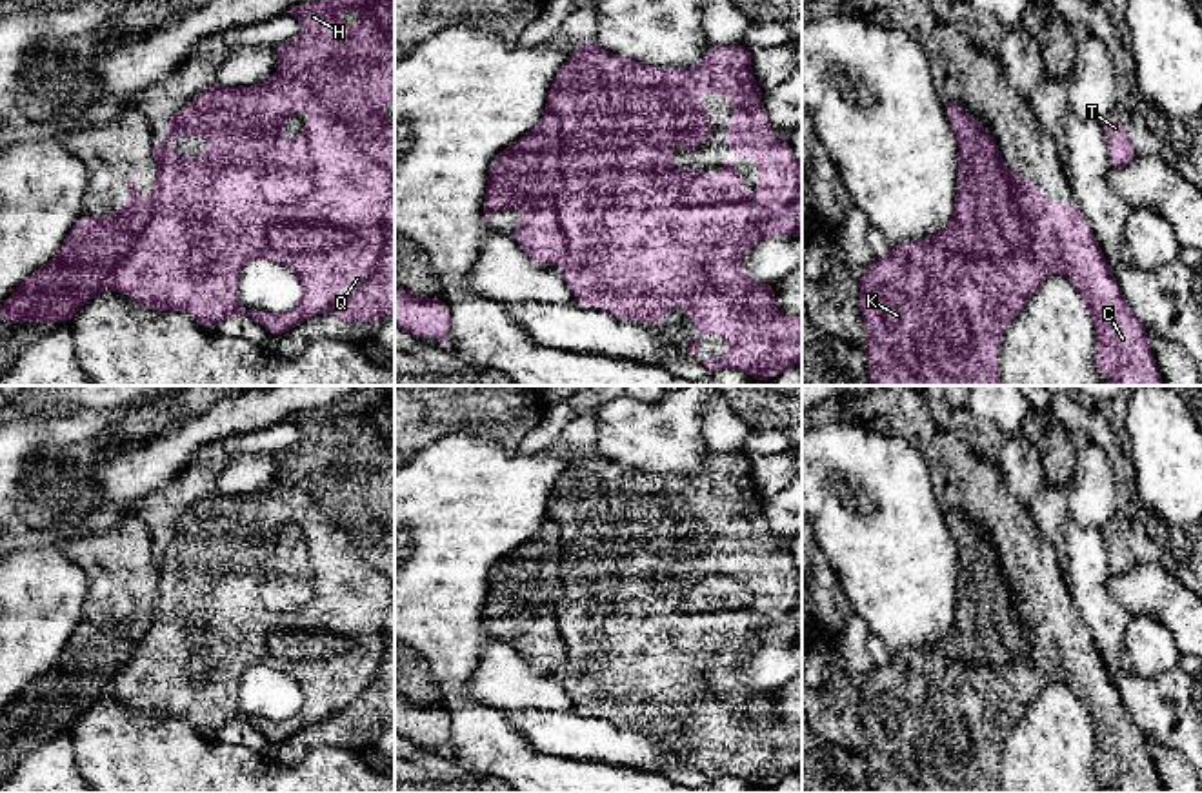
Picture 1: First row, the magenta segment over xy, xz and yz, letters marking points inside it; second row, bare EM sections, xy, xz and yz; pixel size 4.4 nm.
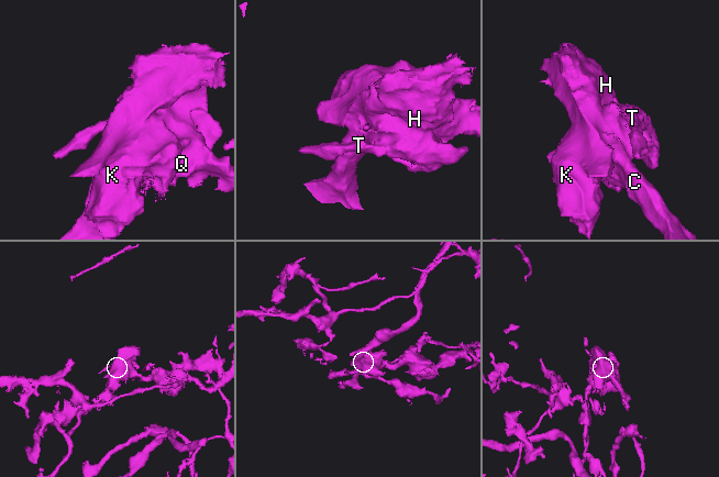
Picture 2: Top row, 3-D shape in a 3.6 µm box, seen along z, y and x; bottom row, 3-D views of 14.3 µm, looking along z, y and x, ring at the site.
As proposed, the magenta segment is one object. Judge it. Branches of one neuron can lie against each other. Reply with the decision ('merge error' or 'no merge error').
merge error

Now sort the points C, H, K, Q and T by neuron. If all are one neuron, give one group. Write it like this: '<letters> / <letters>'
C / H K Q T

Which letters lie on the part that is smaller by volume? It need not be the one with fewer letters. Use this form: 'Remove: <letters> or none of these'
Remove: C

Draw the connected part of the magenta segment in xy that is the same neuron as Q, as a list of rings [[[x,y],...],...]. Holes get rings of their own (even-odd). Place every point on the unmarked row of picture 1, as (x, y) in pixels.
[[[389,387],[360,389],[346,395],[324,409],[307,409],[291,415],[295,426],[304,431],[304,438],[287,449],[276,451],[278,480],[267,489],[249,495],[225,495],[218,487],[205,495],[193,506],[180,520],[173,522],[167,529],[167,540],[162,549],[153,557],[156,569],[156,587],[153,591],[151,606],[145,609],[147,624],[140,627],[140,638],[131,640],[120,626],[113,626],[111,620],[104,624],[80,624],[71,635],[69,642],[58,655],[56,662],[40,677],[31,680],[2,711],[0,729],[55,729],[69,731],[76,718],[91,706],[104,698],[125,700],[133,709],[151,718],[184,718],[195,731],[204,733],[207,738],[215,738],[216,731],[233,726],[245,724],[258,729],[267,737],[271,744],[282,744],[289,737],[304,731],[306,728],[333,718],[336,729],[375,729],[382,731],[389,718],[395,715],[395,540],[389,533],[389,520],[386,511],[395,507],[395,395],[389,395]],[[342,417],[353,417],[360,422],[360,429],[349,435],[338,427]],[[296,517],[309,517],[315,520],[306,527],[302,544],[296,547],[285,547],[282,544],[282,531],[295,524]],[[216,542],[213,551],[204,553],[200,566],[189,566],[171,557],[171,546],[182,544],[204,544]],[[253,666],[284,671],[302,689],[302,708],[287,720],[276,722],[260,717],[244,717],[238,708],[238,686],[240,677]]]

